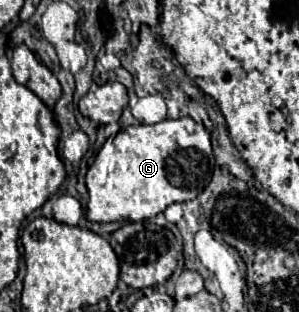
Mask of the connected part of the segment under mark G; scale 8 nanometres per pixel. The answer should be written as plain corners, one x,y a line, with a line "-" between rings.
191,117
121,129
113,139
111,149
101,149
87,171
87,219
99,223
141,221
155,217
171,203
195,199
211,181
215,165
215,157
211,155
209,133

